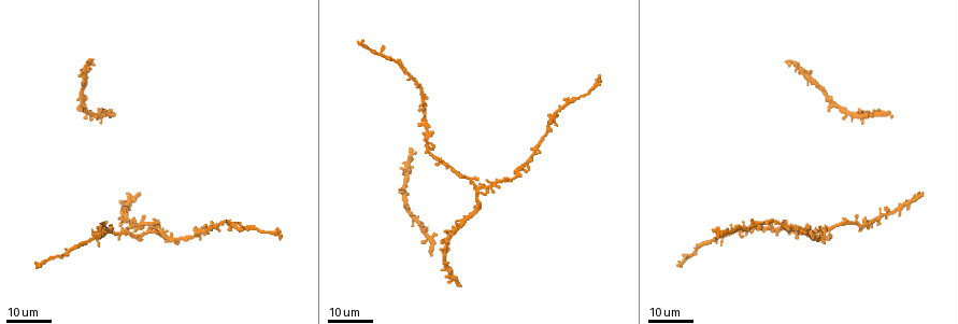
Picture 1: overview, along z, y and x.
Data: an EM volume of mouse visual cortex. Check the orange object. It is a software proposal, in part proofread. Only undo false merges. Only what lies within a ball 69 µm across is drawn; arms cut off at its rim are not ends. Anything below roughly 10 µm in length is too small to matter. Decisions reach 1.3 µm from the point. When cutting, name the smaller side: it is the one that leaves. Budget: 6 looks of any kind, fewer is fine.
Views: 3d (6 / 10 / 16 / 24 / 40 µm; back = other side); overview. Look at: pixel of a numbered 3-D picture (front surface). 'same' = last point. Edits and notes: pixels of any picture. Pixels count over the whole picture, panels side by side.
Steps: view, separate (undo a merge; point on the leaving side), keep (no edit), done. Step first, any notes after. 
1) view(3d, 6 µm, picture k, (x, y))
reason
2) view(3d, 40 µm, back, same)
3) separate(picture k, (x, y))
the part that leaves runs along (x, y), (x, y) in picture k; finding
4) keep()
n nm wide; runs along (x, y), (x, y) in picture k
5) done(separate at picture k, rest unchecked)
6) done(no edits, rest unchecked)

view(3d, 16 µm, picture 1, (479, 188))

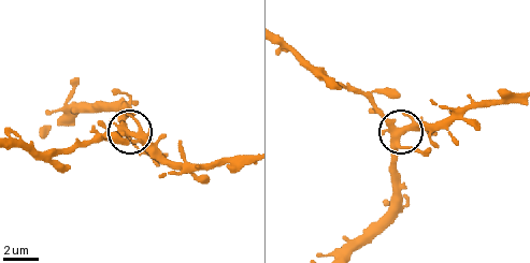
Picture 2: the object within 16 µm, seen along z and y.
view(3d, 10 µm, picture 2, (395, 132))

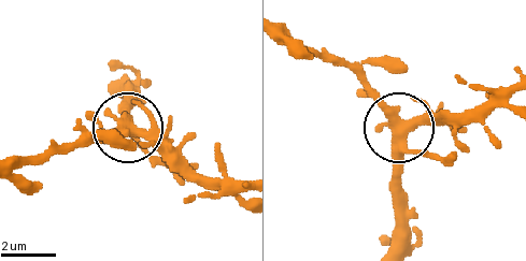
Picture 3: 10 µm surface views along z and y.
keep()
all the same neuron

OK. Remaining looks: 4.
view(3d, 16 µm, picture 1, (101, 236))
four-way junction

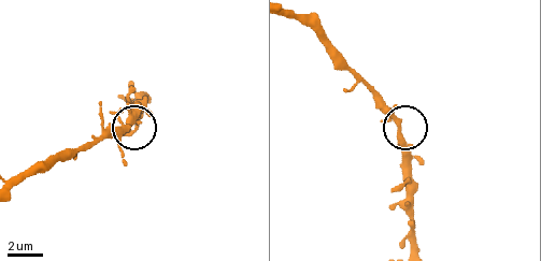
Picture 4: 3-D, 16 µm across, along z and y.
view(3d, 6 µm, picture 4, (129, 128))

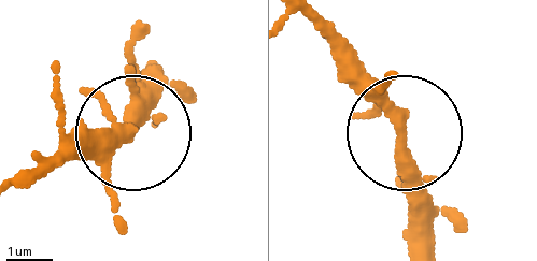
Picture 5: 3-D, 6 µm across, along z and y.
keep()
4 arms; continuous, no second neuron

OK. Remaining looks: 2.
done(no edits, rest unchecked)

